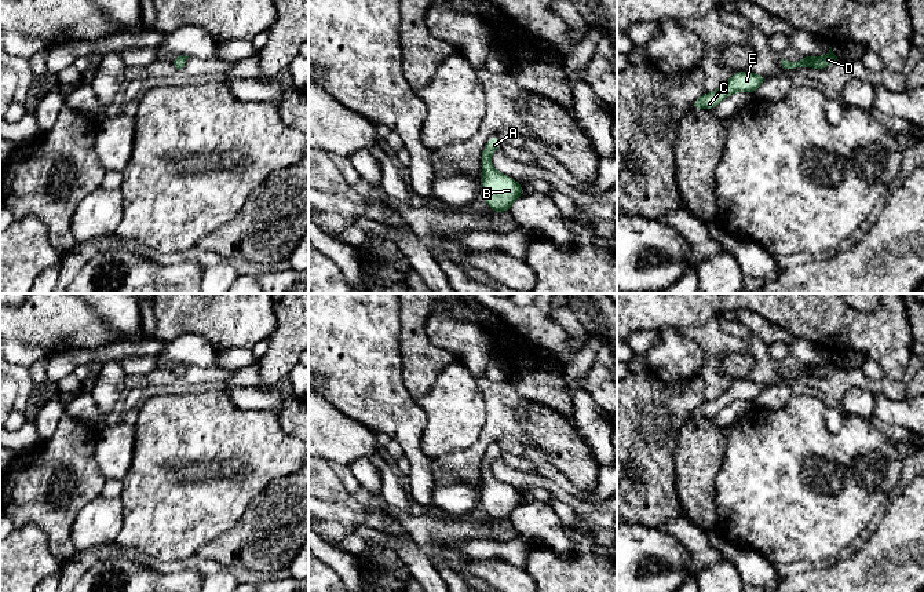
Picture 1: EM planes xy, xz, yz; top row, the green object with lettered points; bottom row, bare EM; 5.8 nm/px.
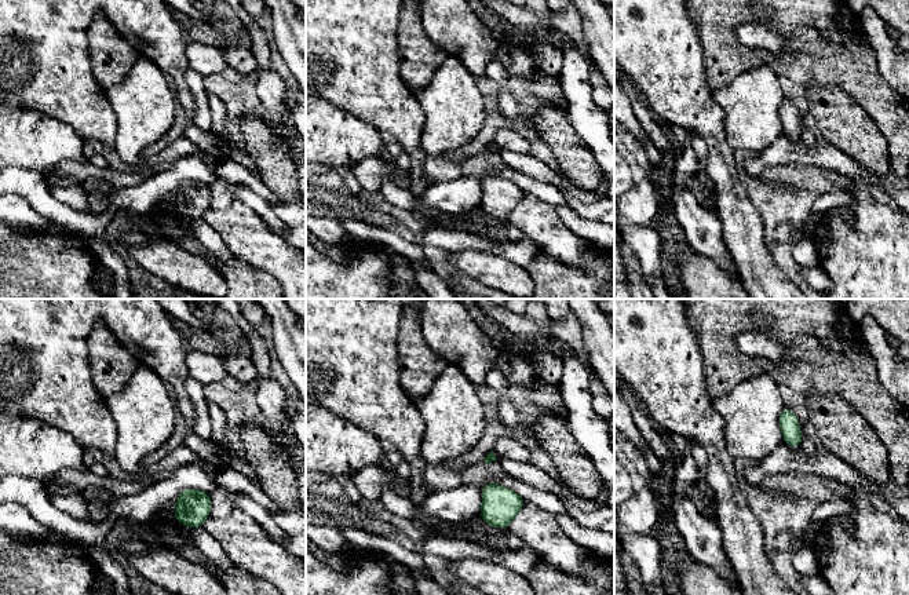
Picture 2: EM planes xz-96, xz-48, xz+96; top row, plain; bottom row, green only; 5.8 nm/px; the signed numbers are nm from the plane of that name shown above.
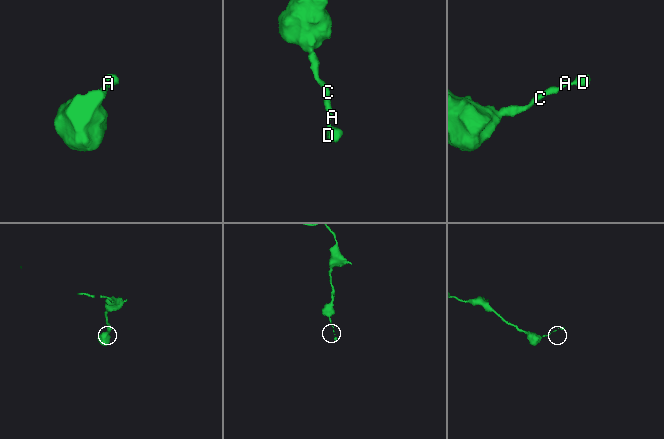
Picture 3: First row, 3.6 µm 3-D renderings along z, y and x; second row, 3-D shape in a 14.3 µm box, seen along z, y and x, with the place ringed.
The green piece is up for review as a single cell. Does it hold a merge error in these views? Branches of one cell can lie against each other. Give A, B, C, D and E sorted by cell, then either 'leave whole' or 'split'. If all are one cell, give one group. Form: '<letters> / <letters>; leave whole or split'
A B C D E; leave whole

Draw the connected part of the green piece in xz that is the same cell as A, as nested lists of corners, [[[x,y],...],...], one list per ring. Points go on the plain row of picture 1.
[[[493,443],[489,446],[482,463],[481,504],[493,520],[507,520],[512,511],[526,498],[512,486],[493,478],[490,464],[500,457],[500,447]]]

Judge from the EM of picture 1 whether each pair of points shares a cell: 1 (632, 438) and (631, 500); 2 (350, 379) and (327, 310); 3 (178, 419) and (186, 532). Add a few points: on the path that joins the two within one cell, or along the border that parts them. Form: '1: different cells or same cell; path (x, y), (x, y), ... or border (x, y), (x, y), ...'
1: same cell; path (646, 453), (646, 485)
2: same cell; path (350, 362), (350, 355), (333, 326)
3: same cell; path (186, 446), (186, 504)

